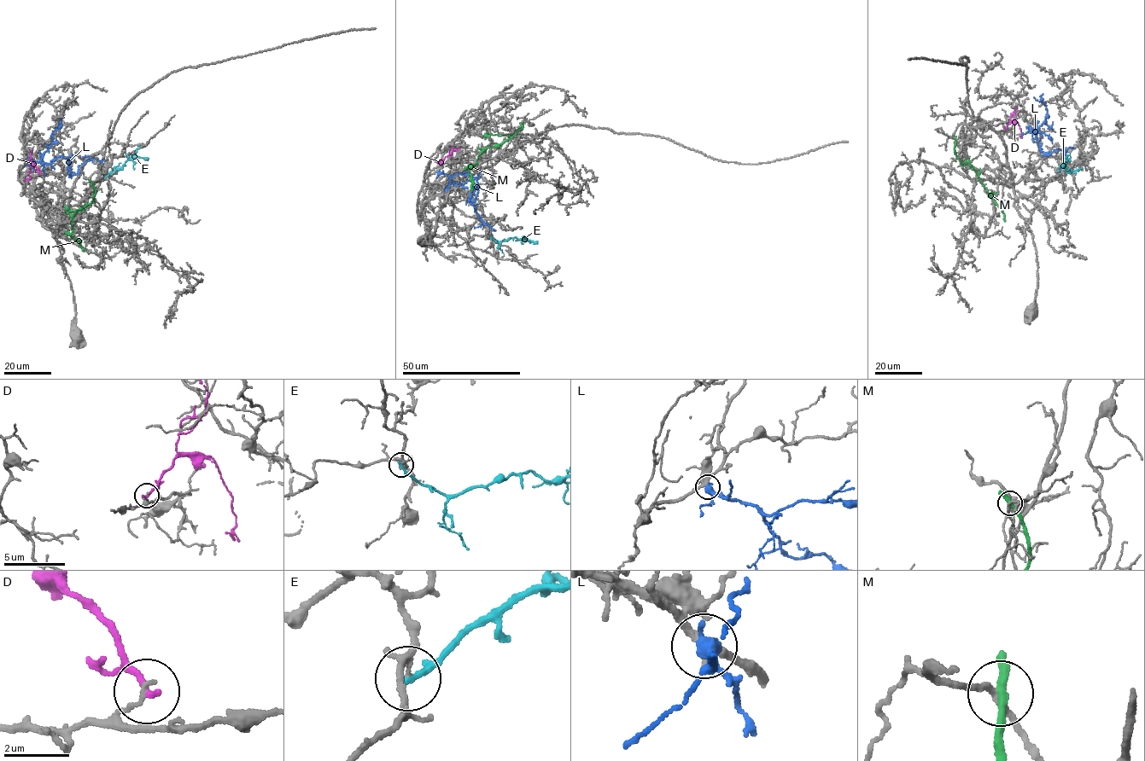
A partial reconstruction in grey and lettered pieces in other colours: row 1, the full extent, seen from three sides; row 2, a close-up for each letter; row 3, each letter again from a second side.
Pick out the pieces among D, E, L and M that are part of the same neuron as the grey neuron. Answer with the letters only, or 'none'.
L

